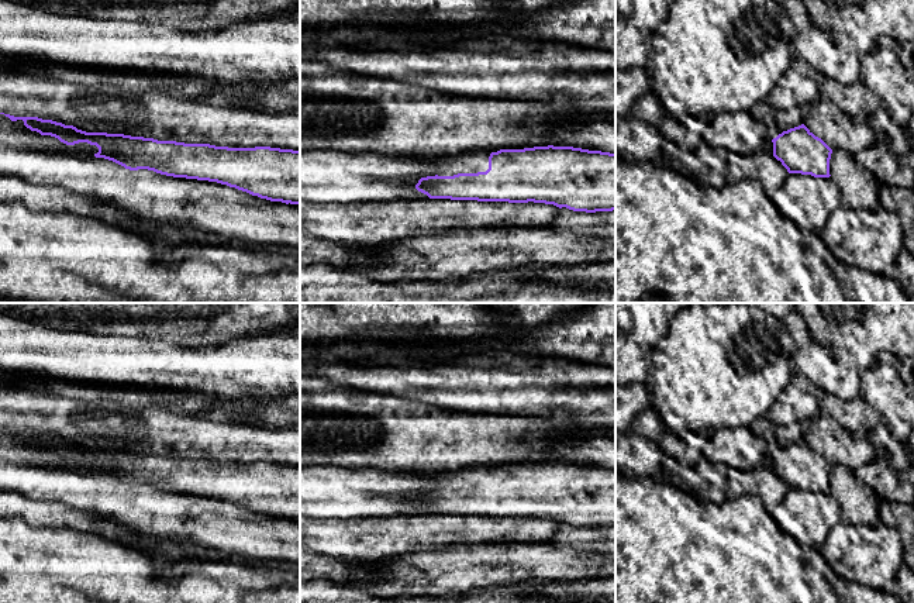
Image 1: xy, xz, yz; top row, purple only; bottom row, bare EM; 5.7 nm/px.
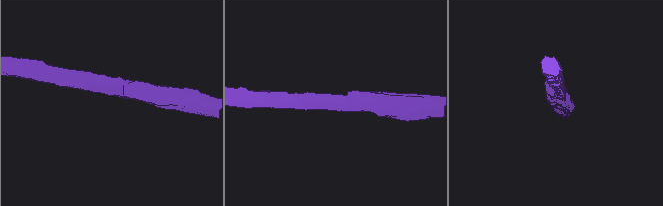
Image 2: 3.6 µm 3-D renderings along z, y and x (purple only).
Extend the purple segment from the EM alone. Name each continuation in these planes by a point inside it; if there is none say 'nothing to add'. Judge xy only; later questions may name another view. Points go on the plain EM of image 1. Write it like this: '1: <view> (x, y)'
nothing to add

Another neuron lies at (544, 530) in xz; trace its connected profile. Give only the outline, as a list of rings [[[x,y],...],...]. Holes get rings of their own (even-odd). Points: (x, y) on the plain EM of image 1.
[[[451,514],[366,518],[300,516],[300,548],[348,561],[373,562],[415,551],[473,545],[530,545],[553,541],[559,523]]]

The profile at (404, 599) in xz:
[[[510,586],[501,592],[473,597],[432,597],[432,596],[401,596],[389,597],[386,603],[584,603],[563,599],[549,599],[544,592],[525,590],[521,586]]]

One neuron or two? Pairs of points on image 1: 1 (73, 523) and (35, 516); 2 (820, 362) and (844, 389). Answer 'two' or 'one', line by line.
1: one
2: one

